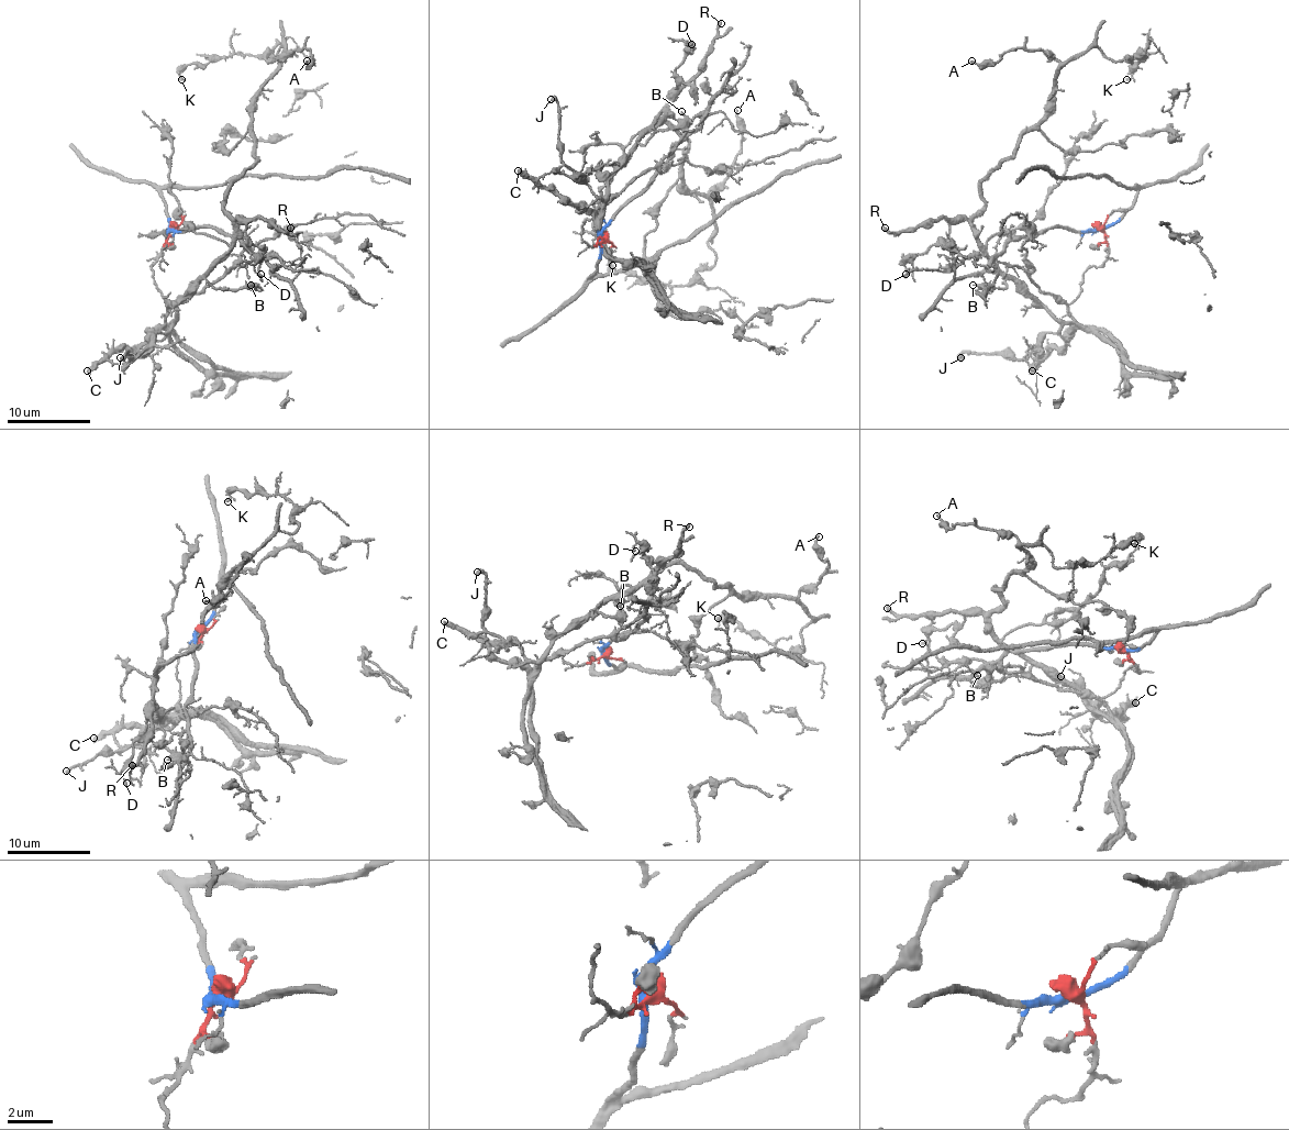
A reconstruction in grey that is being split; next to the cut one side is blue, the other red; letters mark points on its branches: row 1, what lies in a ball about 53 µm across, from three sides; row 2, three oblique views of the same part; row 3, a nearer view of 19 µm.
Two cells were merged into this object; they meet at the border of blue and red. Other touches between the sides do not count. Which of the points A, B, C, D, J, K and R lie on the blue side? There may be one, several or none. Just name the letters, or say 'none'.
none

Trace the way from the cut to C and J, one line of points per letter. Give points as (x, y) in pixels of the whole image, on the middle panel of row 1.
C: (600, 239), (595, 245), (588, 245), (581, 239), (581, 224), (600, 208), (597, 212), (579, 212), (518, 170)
J: (600, 239), (595, 245), (581, 239), (581, 224), (602, 201), (563, 162), (551, 99)

